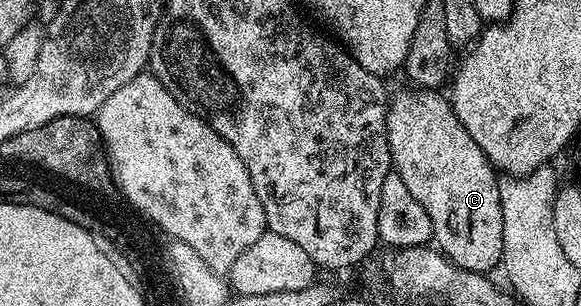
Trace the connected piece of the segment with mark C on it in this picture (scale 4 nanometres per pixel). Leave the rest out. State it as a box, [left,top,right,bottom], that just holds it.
[387,89,503,273]

